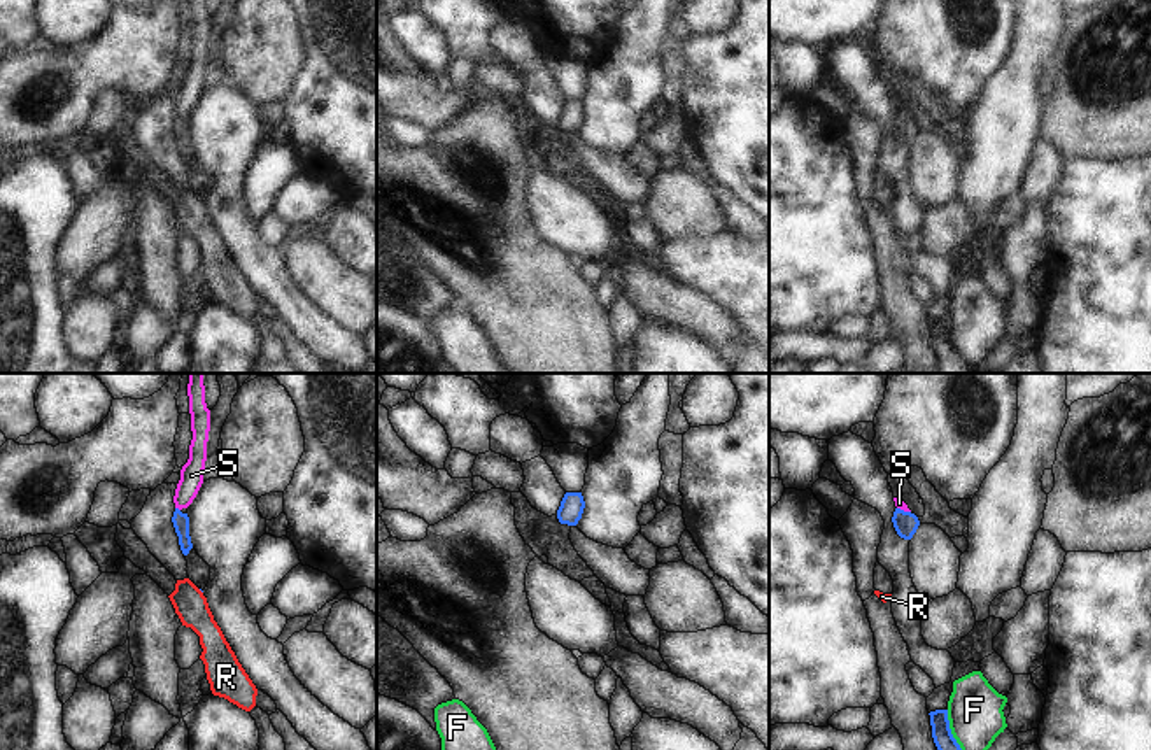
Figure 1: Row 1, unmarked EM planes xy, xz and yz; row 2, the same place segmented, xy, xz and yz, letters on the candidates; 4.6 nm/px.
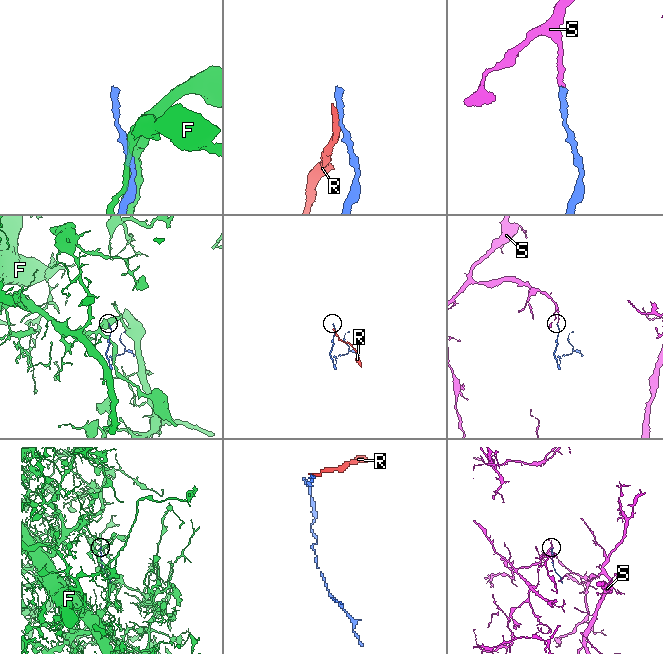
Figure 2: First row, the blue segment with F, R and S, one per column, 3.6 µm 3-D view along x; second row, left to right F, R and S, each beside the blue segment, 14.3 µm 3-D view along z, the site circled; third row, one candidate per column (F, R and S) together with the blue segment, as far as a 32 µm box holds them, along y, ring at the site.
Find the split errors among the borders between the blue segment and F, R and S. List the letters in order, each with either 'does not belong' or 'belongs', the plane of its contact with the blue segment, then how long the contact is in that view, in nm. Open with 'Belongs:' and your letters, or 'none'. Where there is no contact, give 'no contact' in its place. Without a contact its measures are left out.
Belongs: S
F: does not belong; meets blue in yz; contact 200 nm long
R: does not belong; no contact
S: belongs; meets blue in xy; contact 30 nm long

